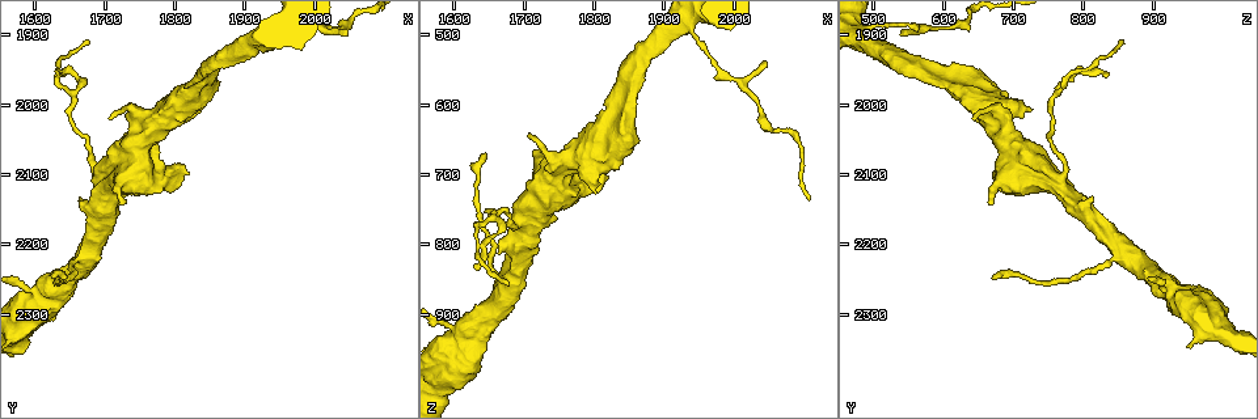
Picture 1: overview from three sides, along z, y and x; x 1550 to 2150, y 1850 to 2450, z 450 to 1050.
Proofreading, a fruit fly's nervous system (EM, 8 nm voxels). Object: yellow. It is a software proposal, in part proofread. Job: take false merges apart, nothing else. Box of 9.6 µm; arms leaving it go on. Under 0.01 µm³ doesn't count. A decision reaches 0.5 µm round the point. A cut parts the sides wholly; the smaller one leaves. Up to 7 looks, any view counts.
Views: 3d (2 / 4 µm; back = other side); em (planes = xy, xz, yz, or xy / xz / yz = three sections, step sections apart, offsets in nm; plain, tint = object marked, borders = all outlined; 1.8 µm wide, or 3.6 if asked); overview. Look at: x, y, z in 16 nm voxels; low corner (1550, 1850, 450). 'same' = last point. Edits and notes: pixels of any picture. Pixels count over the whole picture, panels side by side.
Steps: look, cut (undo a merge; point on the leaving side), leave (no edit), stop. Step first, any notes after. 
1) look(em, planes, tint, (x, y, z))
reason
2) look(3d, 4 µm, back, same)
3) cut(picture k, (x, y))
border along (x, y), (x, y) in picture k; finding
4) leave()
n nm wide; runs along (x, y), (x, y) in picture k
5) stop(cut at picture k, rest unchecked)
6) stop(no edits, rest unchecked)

look(em, planes, borders, (1820, 1970, 595))
closes a loop

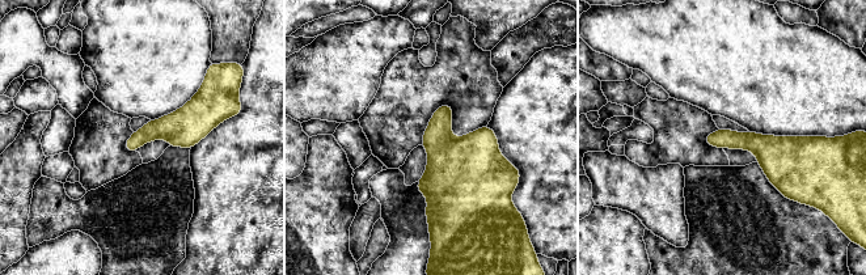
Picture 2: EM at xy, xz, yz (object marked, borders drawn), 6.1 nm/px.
leave()
all the same cell

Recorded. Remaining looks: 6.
look(em, planes, tint, (1685, 2105, 775))
sudden change in width

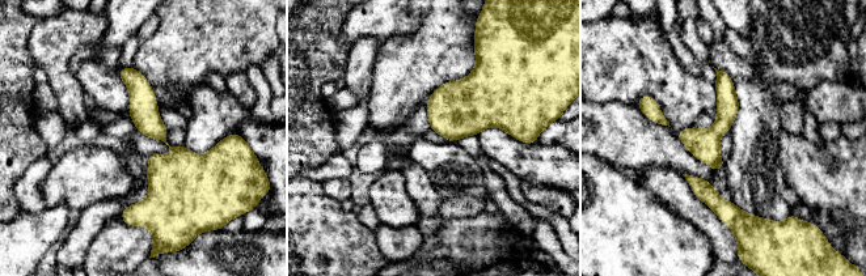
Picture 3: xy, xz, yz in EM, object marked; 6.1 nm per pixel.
leave()
170 nm wide; continuous, no second cell

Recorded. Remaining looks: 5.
look(em, 3.6 µm, planes, tint, (1795, 2105, 720))

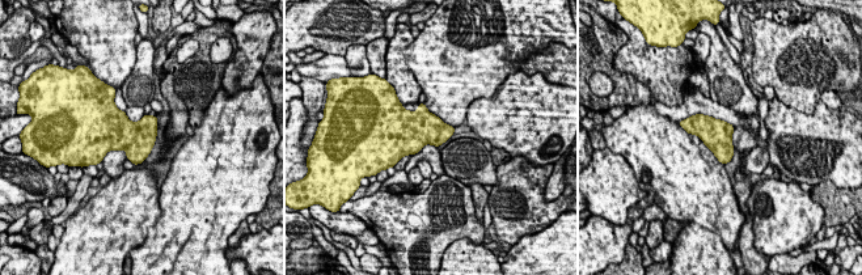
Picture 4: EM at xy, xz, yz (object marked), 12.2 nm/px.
leave()
one cell here

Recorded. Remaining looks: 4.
stop(no edits, rest unchecked)

